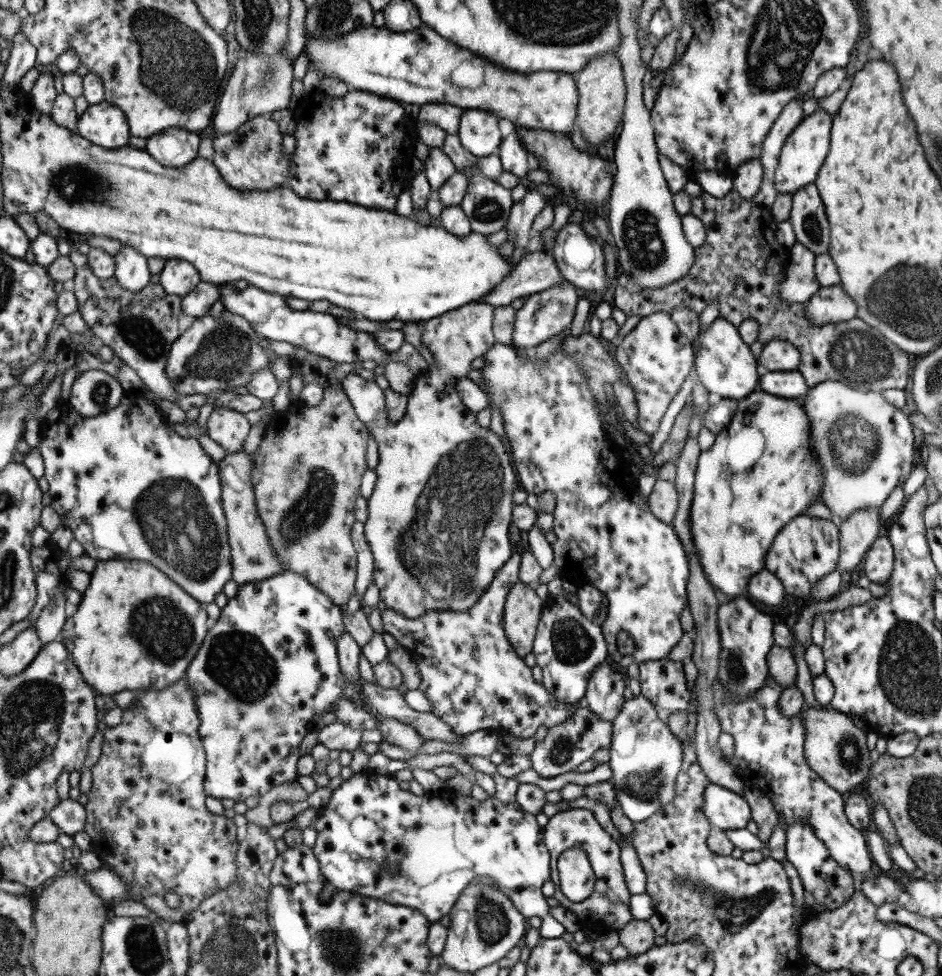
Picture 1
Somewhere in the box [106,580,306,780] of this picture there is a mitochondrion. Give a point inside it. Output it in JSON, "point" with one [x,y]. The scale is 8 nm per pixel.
{"point":[241,666]}

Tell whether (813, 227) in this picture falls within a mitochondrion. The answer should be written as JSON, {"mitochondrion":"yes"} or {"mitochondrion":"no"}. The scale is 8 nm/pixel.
{"mitochondrion":"yes"}

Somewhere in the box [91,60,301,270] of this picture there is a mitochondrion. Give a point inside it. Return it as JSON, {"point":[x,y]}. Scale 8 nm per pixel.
{"point":[267,77]}

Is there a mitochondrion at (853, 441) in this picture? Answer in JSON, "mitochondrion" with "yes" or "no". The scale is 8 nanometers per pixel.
{"mitochondrion":"yes"}

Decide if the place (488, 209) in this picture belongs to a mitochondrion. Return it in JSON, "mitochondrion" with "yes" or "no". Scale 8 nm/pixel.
{"mitochondrion":"yes"}

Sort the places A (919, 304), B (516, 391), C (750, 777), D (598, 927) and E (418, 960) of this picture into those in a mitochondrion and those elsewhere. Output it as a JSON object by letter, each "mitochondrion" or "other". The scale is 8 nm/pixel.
{"A":"mitochondrion","B":"mitochondrion","C":"other","D":"other","E":"other"}

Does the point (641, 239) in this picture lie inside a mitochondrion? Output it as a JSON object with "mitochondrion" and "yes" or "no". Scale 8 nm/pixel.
{"mitochondrion":"yes"}

